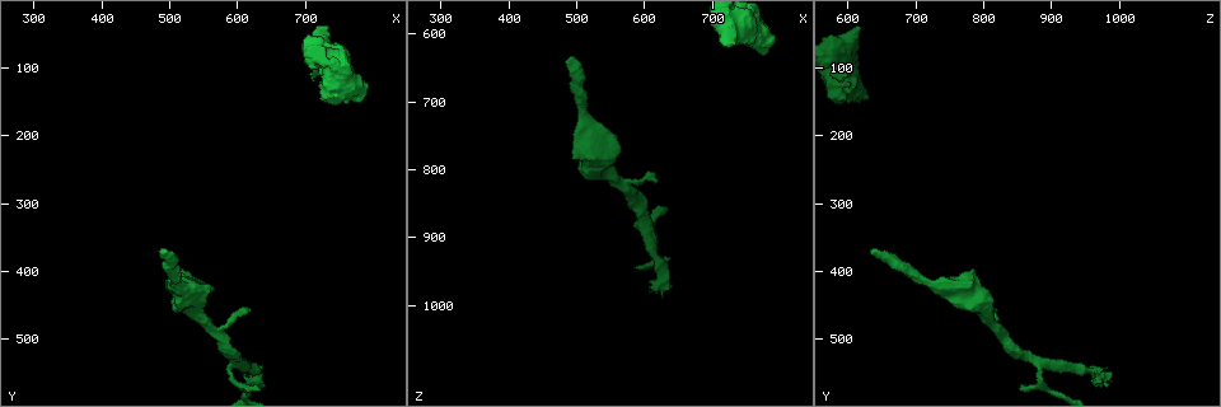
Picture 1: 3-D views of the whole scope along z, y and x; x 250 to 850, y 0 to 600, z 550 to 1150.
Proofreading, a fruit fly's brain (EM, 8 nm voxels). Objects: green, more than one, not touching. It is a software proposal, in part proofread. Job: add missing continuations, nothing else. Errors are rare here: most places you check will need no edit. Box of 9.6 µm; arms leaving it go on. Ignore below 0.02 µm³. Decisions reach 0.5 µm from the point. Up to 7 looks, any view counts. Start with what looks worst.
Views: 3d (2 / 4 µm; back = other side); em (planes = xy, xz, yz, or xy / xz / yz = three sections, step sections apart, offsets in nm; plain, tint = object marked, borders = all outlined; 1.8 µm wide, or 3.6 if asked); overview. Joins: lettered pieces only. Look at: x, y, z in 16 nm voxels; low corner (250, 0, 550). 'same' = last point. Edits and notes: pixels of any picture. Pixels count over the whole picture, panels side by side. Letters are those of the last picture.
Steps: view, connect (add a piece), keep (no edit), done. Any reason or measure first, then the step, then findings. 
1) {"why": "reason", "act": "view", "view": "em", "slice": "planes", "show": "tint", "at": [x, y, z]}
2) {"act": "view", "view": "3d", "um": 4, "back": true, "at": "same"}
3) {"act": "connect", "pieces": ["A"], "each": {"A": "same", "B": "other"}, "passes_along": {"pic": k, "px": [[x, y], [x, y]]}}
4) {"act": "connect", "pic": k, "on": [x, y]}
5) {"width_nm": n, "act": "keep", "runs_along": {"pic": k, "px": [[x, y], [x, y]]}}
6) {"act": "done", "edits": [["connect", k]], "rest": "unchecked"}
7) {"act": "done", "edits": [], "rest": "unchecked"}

{"why": "branch stops here", "act": "view", "view": "em", "slice": "planes", "show": "borders", "at": [500, 370, 635]}

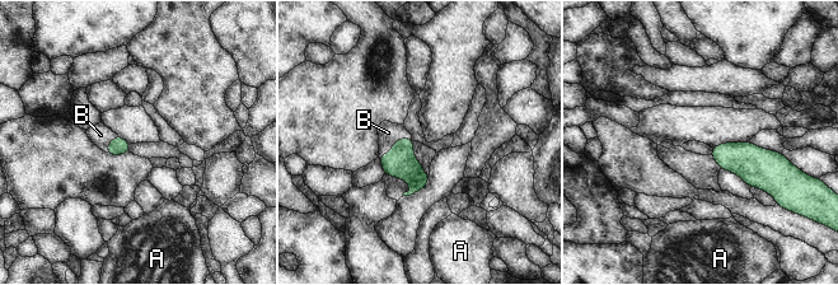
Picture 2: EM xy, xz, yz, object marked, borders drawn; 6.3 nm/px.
{"longest_contact_nm": ["B", 240], "act": "connect", "pic": 2, "on": [388, 132], "each": {"A": "other", "B": "same"}, "found": "the neuron continues"}

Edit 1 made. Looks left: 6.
{"why": "stops while still wide", "act": "view", "view": "3d", "um": 2, "at": [730, 45, 615]}

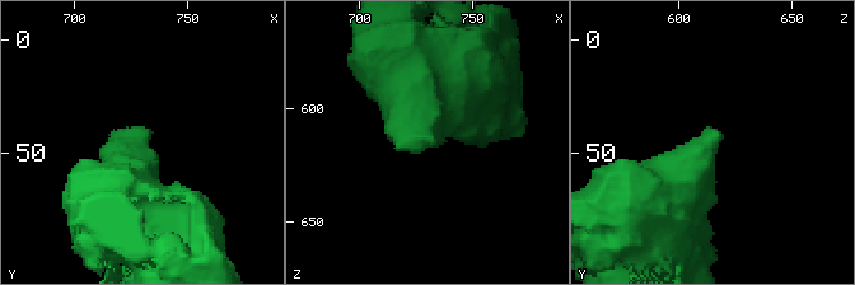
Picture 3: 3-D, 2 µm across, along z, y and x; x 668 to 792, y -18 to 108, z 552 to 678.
{"why": "shape alone is not enough", "act": "view", "view": "em", "slice": "planes", "show": "tint", "at": [735, 40, 615]}

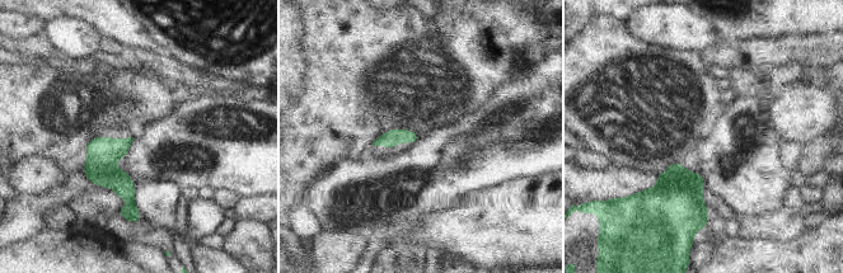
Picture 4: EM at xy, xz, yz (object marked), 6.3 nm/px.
{"why": "see the neighbours", "act": "view", "view": "em", "slice": "planes", "show": "borders", "at": "same"}

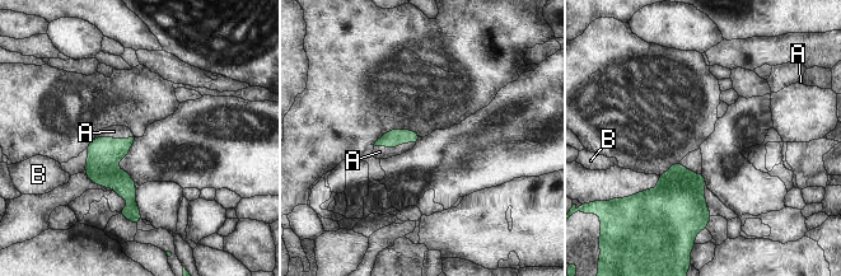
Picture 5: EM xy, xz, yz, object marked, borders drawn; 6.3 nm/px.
{"act": "connect", "pic": 5, "on": [379, 151], "each": {"A": "same", "B": "other"}, "passes_along": {"pic": 5, "px": [[395, 138], [395, 146], [379, 151]]}, "found": "it goes on there"}

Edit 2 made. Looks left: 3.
{"act": "done", "edits": [["connect", 2], ["connect", 5]], "rest": "unchecked"}

